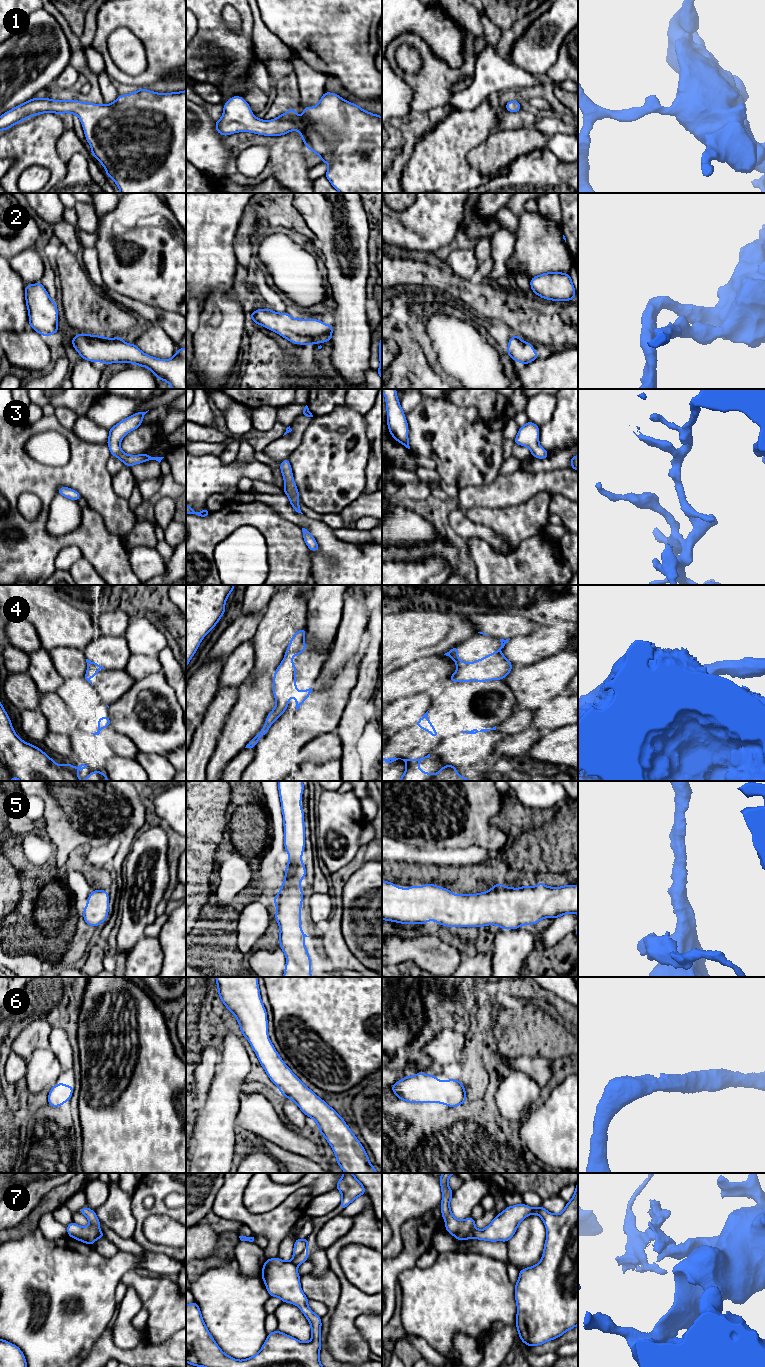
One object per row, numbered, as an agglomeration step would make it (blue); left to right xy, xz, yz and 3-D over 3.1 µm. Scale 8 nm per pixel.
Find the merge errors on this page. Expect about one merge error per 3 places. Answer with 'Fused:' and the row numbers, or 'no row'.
Fused: 4, 7

